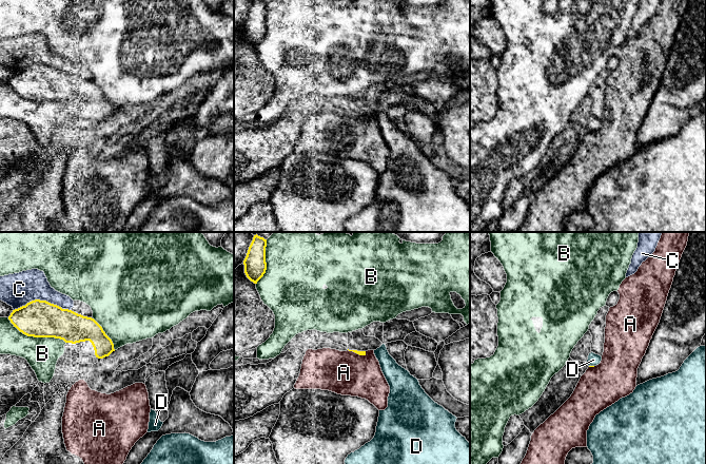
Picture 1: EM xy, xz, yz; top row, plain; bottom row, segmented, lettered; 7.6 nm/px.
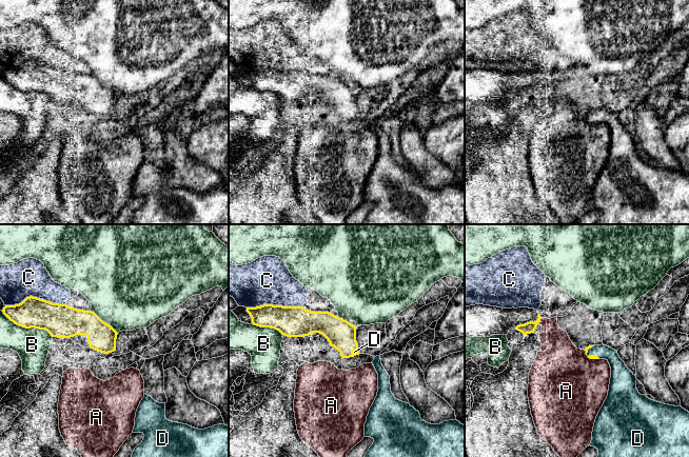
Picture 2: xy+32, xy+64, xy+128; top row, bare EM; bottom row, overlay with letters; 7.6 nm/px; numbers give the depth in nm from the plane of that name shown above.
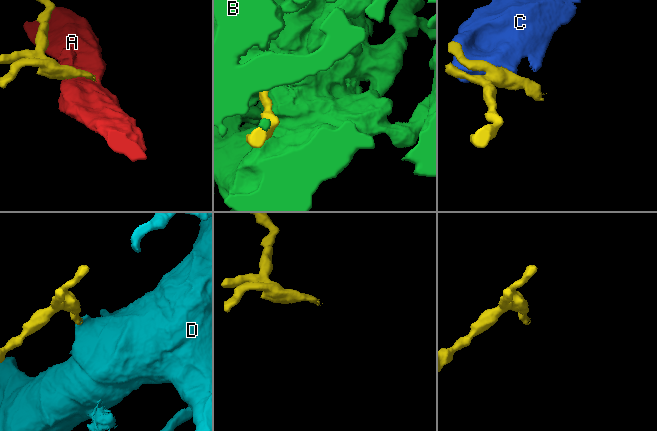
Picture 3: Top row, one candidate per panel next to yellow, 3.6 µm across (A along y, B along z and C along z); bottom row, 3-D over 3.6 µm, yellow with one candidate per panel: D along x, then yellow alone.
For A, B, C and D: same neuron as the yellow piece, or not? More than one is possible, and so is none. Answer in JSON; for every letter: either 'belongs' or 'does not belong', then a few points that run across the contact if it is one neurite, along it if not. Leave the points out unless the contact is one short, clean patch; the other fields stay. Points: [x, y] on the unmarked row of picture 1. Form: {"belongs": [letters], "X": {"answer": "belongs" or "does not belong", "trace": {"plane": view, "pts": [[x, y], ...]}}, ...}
{"belongs": ["D"], "A": {"answer": "does not belong"}, "B": {"answer": "does not belong"}, "C": {"answer": "does not belong"}, "D": {"answer": "belongs", "trace": {"plane": "yz", "pts": [[589, 130], [591, 130], [593, 123]]}}}

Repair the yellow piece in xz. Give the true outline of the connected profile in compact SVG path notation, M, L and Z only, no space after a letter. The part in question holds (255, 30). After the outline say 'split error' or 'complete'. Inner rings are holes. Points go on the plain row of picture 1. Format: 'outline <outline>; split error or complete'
outline M254 0L243 24L244 37L254 47L257 47L267 34L266 11L267 3Z; complete

